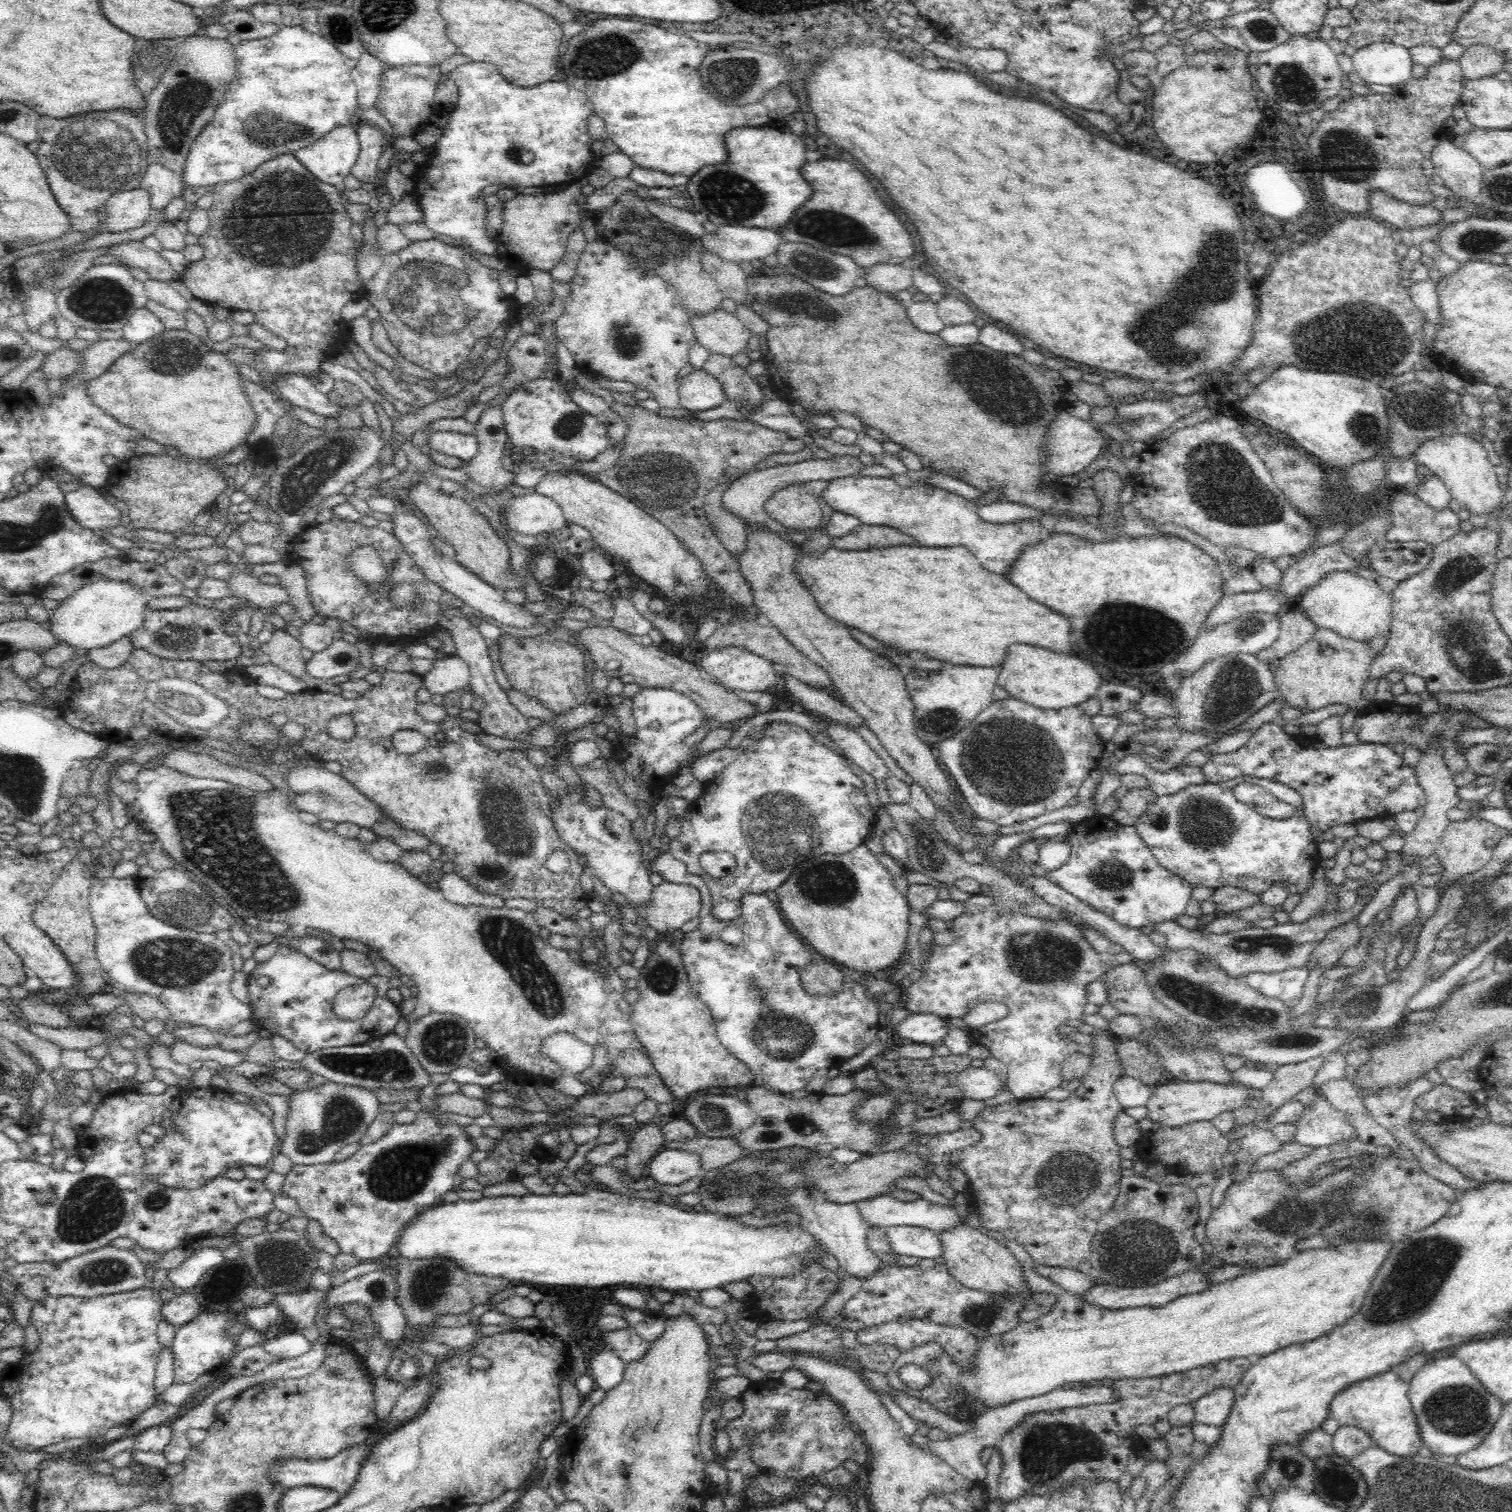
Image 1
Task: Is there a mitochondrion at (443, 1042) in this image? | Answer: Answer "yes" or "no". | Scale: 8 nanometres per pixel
yes

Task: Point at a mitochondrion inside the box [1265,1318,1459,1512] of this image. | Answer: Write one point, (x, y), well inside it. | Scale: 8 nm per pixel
(1289, 1465)

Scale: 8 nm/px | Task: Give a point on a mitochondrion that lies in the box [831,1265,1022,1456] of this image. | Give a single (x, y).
(981, 1314)

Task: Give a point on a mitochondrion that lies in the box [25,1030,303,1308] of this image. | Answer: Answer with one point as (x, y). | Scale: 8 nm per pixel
(93, 1207)

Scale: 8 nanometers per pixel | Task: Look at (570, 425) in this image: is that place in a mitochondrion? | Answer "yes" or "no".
yes

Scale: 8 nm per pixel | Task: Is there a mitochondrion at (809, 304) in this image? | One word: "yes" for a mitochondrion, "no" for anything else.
yes

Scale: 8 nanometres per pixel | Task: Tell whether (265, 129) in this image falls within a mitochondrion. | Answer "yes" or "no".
yes

